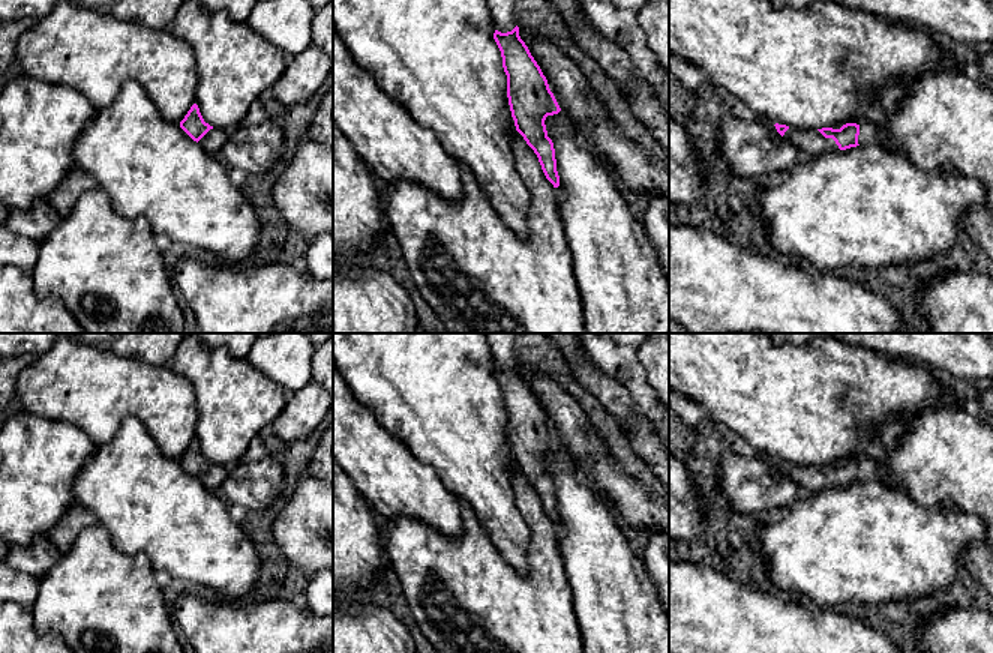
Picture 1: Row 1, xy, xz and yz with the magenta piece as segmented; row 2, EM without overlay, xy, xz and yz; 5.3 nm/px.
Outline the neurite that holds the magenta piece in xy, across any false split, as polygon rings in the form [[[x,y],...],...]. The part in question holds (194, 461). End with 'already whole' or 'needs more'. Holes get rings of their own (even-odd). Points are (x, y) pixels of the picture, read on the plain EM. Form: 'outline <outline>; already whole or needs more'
outline [[[196,440],[180,458],[180,464],[210,491],[218,491],[230,474],[230,467],[213,464],[204,458]]]; needs more

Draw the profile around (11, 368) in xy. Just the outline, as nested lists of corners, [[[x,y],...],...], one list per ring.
[[[16,356],[0,359],[0,410],[10,407],[16,395],[16,380],[21,372],[36,362],[36,356]]]

